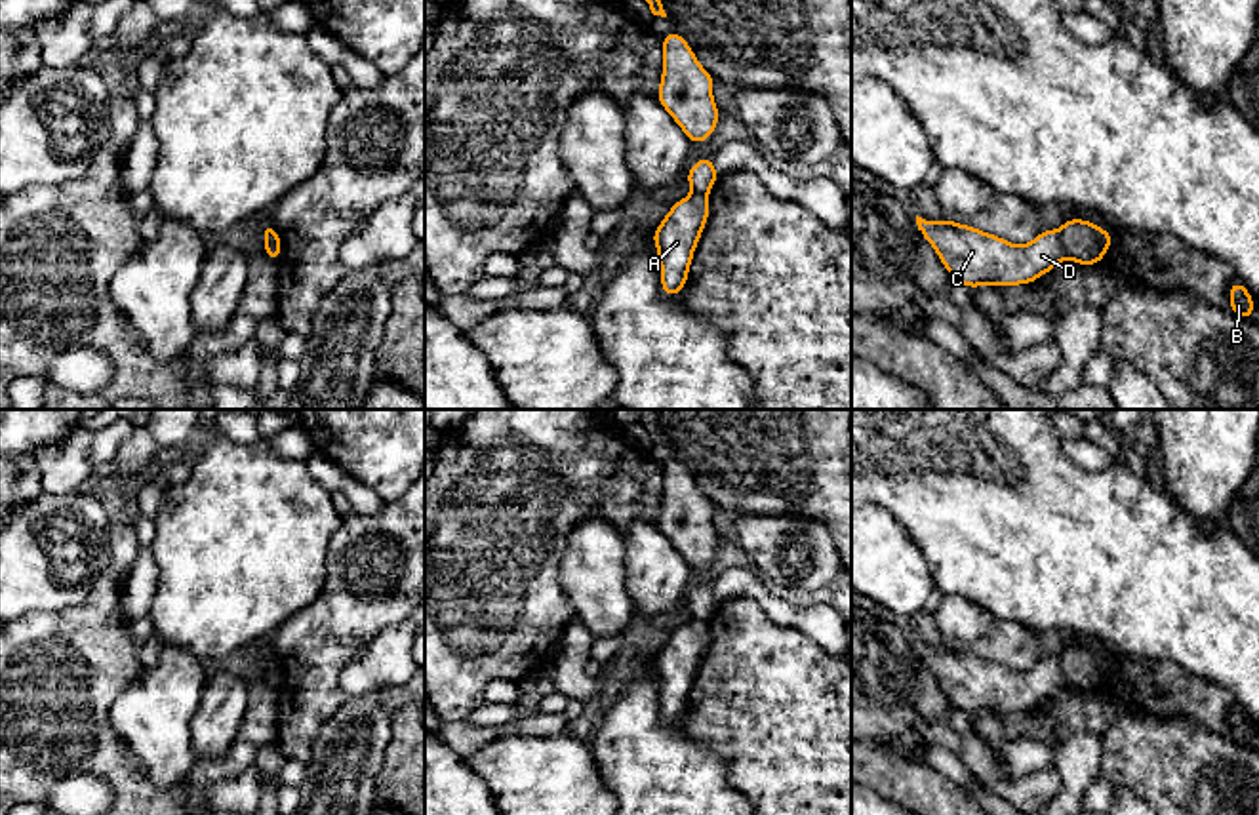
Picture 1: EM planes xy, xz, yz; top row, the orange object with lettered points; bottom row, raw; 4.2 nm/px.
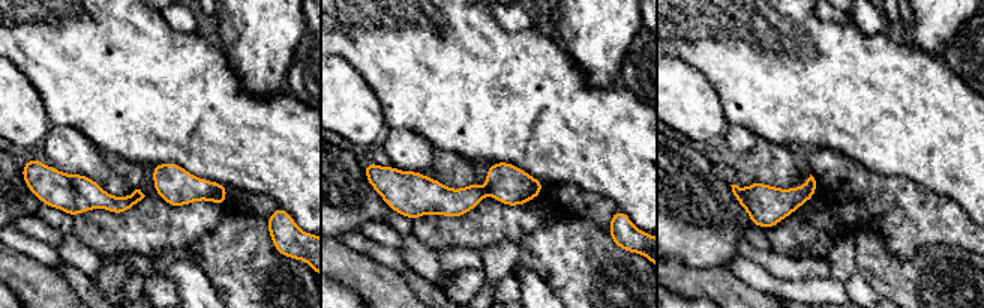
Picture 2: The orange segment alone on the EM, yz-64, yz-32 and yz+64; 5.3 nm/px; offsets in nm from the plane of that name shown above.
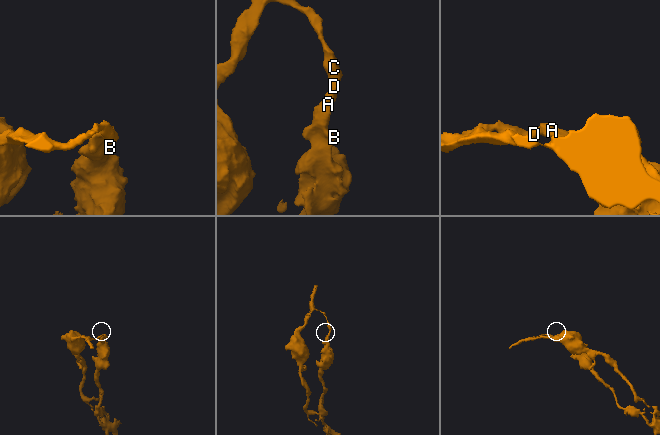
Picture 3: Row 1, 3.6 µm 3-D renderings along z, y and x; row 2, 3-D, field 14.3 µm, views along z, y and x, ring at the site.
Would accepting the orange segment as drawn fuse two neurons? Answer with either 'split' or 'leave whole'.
split

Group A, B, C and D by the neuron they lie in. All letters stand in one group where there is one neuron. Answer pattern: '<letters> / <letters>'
A B / C D

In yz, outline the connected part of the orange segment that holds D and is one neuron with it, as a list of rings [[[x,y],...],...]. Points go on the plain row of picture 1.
[[[916,642],[916,651],[920,661],[933,672],[952,706],[968,712],[969,716],[983,710],[994,710],[998,714],[1032,710],[1067,684],[1059,659],[1049,655],[1044,655],[1032,668],[1015,672],[996,661],[954,649],[947,644],[931,649]]]

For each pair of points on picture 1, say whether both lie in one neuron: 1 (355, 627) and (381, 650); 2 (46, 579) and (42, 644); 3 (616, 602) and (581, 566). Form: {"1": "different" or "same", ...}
{"1": "different", "2": "different", "3": "same"}

